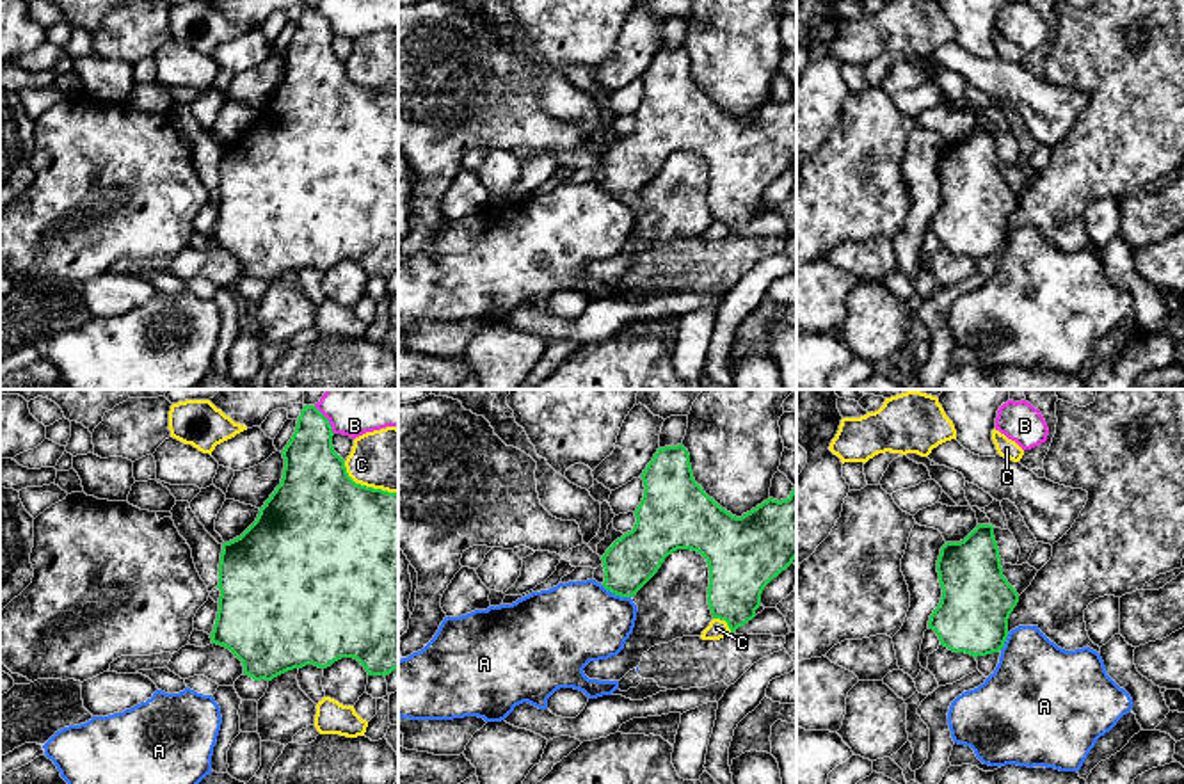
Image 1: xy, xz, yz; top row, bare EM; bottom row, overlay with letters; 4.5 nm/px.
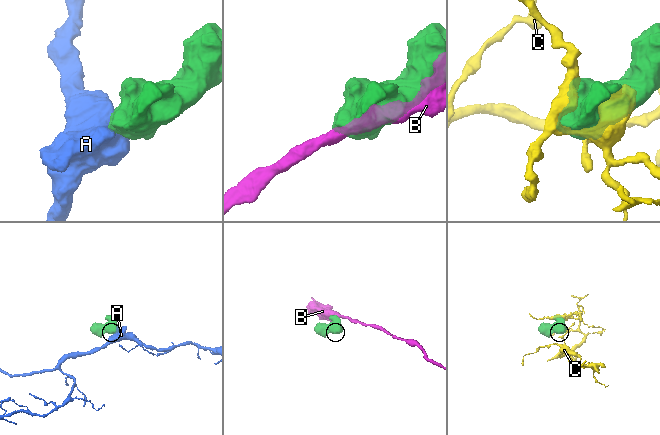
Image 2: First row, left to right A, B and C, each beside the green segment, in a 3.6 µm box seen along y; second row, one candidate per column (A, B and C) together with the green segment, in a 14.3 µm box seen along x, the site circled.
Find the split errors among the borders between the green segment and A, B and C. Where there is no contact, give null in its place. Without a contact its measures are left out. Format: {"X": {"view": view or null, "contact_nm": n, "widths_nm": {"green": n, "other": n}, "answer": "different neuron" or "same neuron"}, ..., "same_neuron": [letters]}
{"A": {"view": "xz", "contact_nm": 150, "widths_nm": {"green": 240, "other": 380}, "answer": "different neuron"}, "B": {"view": "xy", "contact_nm": 160, "widths_nm": {"green": 280, "other": 380}, "answer": "different neuron"}, "C": {"view": "xy", "contact_nm": 280, "widths_nm": {"green": 500, "other": 280}, "answer": "different neuron"}, "same_neuron": []}

